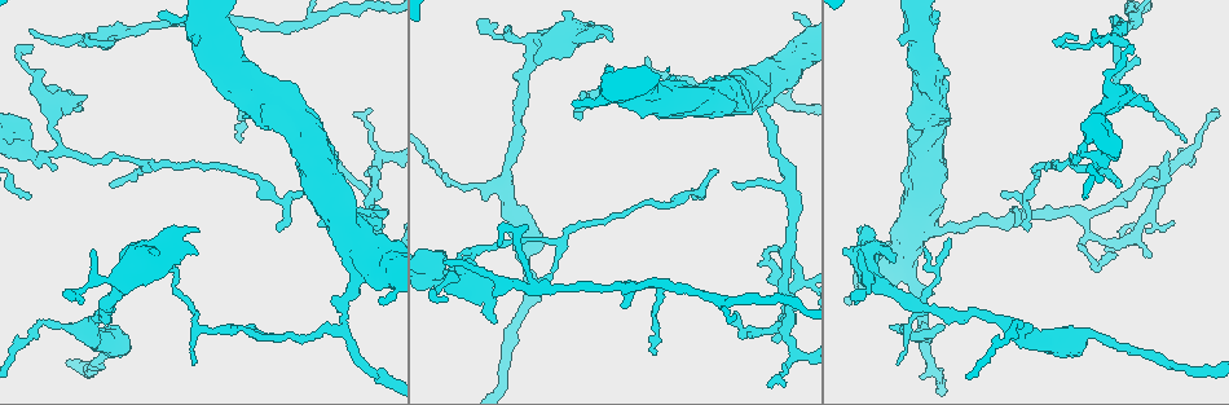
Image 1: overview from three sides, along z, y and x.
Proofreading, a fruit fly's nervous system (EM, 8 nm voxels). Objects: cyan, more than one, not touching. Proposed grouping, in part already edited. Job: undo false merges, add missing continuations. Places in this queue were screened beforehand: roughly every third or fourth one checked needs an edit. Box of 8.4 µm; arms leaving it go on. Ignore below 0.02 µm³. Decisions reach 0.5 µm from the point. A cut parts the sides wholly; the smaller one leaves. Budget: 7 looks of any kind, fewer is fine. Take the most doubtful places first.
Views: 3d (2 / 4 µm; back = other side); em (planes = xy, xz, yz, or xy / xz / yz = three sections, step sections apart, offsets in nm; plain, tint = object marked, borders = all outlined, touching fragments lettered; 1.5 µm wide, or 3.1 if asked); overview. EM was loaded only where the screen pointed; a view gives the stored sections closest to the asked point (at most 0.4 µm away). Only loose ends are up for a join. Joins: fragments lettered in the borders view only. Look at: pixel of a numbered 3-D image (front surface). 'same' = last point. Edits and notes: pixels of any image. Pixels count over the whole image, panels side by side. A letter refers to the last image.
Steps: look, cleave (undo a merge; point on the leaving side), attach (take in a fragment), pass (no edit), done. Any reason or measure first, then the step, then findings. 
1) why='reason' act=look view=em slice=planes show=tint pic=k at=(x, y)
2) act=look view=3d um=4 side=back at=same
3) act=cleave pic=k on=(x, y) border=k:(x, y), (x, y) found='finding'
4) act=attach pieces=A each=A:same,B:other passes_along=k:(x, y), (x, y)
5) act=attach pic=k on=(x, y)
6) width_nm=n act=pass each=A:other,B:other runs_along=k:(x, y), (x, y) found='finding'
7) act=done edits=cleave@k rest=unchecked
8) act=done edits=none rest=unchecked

why='arms part here' act=look view=em slice=yz step=4 show=tint pic=1 at=(343, 328)

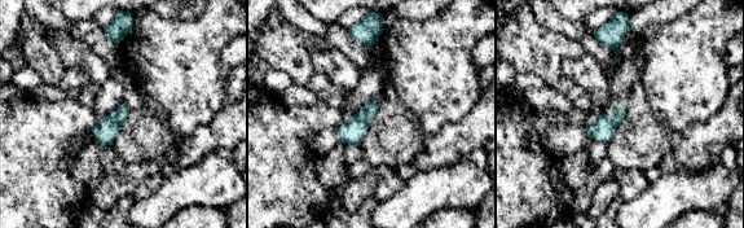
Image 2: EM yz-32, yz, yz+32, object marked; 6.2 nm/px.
why='another direction' act=look view=em slice=xy step=8 show=tint at=same

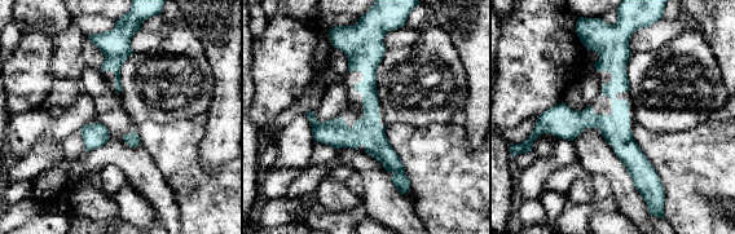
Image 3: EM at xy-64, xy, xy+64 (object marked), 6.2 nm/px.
why='what lies round it' act=look view=em slice=xy step=8 show=borders at=same

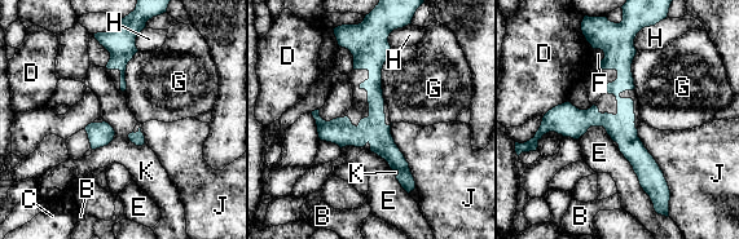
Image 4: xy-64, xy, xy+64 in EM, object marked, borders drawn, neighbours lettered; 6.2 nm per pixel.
width_nm=40 act=pass each=B:other,C:other,D:other,E:other,F:other,G:other,H:other,J:other,K:other border=4:(617, 149), (652, 203) found='continuous, no second neuron'

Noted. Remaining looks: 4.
why='an open end' act=look view=3d um=4 side=back pic=1 at=(1151, 110)

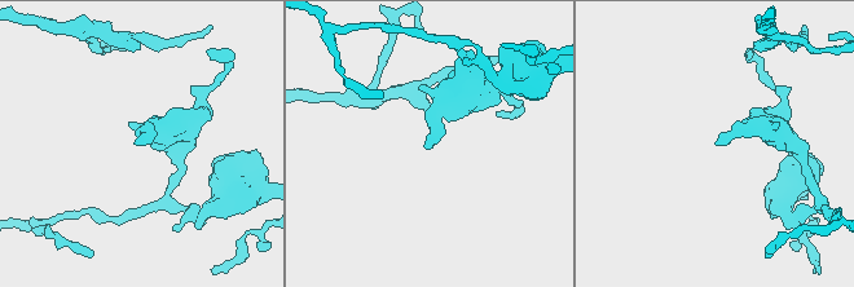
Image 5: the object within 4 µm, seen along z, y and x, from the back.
why='shape alone is not enough' act=look view=em um=3.1 slice=xy step=16 show=borders pic=5 at=(423, 146)

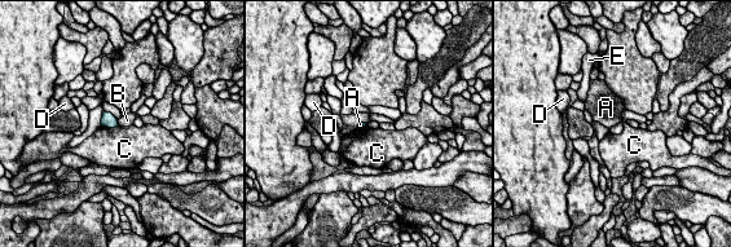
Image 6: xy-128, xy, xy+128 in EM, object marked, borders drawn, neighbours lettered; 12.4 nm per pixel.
longest_contact=C:220nm act=pass each=A:other,B:other,C:other,D:other,E:other border=6:(117, 119), (119, 124) found='no lettered fragment goes on from it'

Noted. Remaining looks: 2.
why='calibre changes' act=look view=3d um=4 pic=1 at=(950, 228)

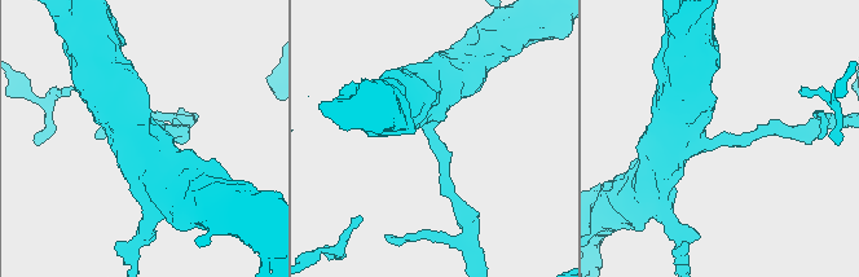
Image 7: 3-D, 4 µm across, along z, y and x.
arm_widths_nm=190,650 act=look view=em slice=planes show=borders pic=7 at=(431, 141)

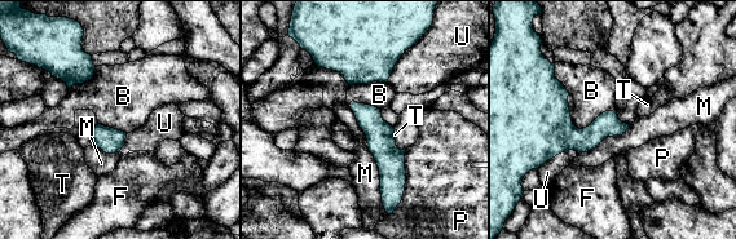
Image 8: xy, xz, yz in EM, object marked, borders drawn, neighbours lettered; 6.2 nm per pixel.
width_nm=160 act=pass each=B:other,F:other,M:other,P:other,T:other,U:other found='one neuron here'

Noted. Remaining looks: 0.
act=done edits=none rest=unchecked

